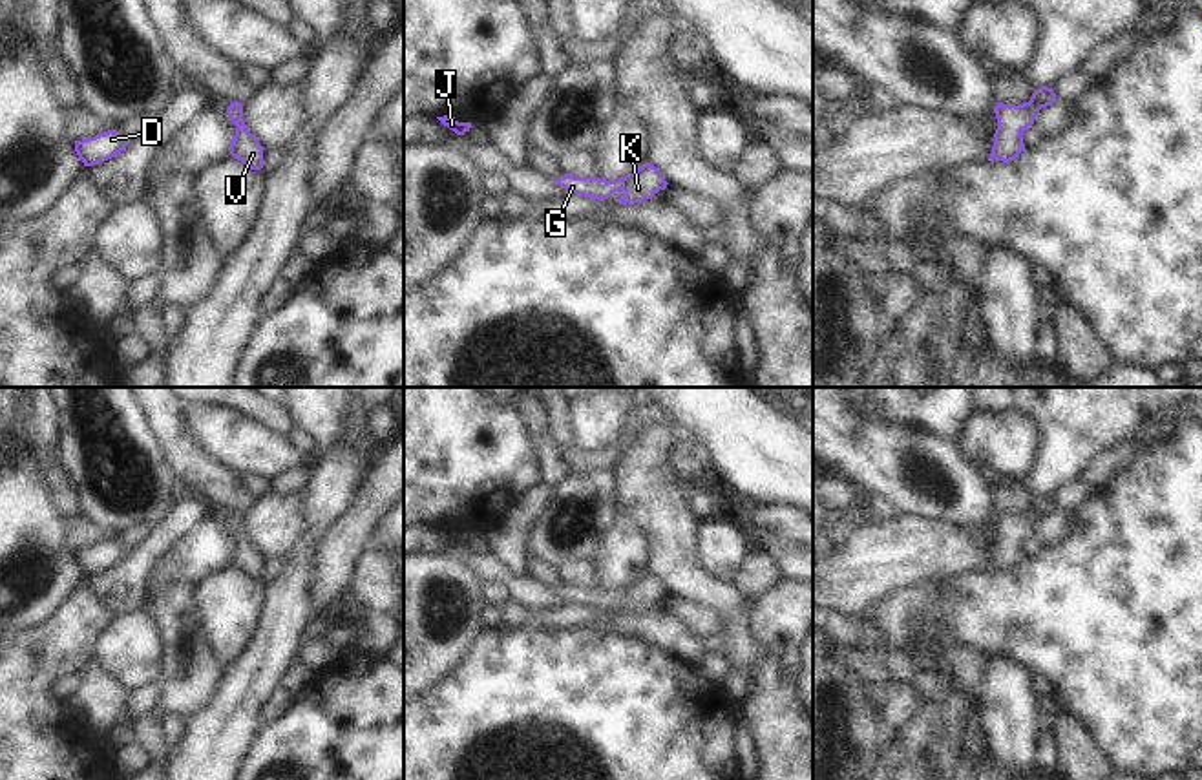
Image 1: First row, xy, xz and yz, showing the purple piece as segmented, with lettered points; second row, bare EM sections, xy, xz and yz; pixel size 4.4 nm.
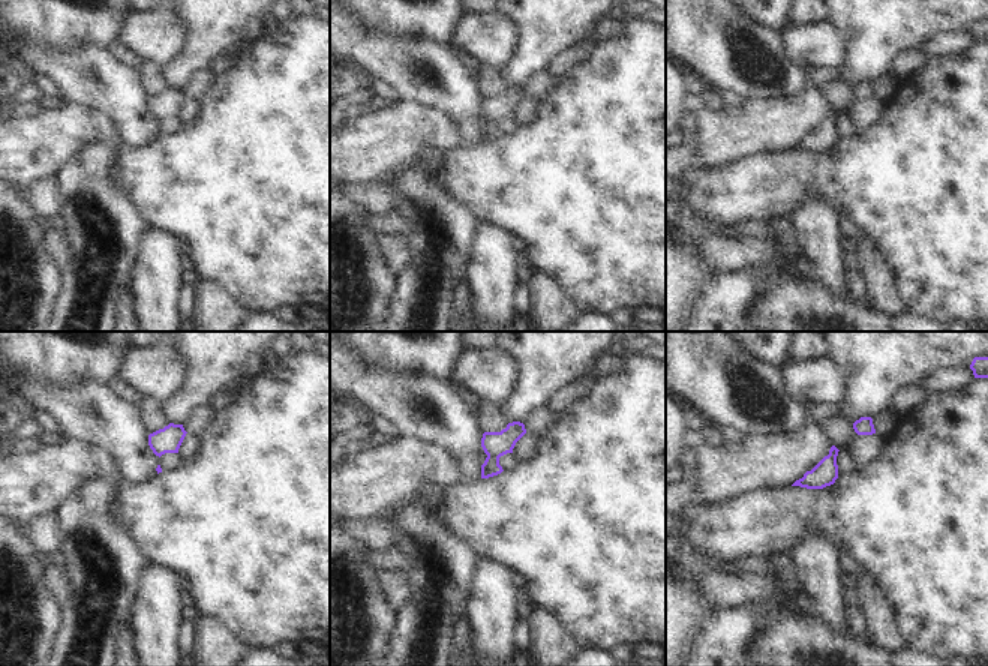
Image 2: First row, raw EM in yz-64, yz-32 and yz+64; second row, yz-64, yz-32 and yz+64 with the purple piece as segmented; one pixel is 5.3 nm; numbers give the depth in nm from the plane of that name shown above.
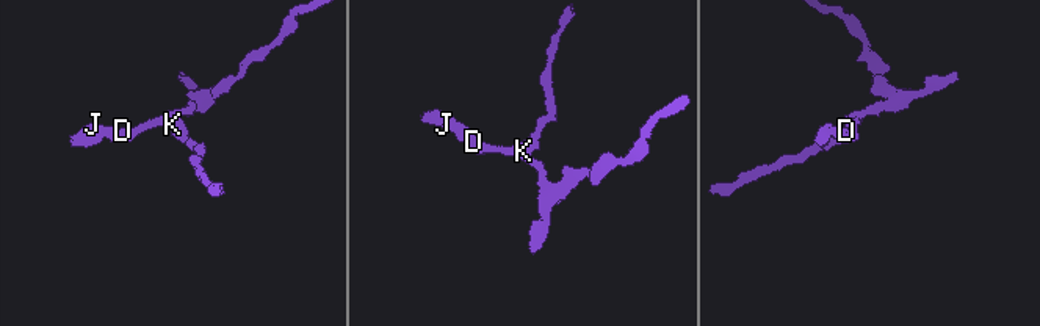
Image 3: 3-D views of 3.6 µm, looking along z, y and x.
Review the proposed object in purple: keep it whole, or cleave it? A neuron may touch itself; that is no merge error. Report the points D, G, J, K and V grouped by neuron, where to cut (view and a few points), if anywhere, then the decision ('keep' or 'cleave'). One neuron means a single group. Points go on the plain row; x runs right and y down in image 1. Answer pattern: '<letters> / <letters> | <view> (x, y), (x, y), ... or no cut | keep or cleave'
D G J K V | no cut | keep

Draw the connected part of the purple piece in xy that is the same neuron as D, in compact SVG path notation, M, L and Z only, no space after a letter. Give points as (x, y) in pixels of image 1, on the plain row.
M108 539L95 546L75 550L75 561L84 575L93 575L124 561L130 552L117 539Z

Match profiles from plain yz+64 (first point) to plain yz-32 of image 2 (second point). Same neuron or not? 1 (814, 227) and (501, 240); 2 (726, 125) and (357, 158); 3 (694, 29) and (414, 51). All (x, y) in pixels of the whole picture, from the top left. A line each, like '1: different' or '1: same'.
1: same
2: same
3: same

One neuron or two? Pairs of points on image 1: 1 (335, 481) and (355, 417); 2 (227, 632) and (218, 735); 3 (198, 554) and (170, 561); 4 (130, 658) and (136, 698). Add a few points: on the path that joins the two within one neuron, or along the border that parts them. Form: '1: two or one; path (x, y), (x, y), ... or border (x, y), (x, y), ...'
1: one; path (344, 464), (355, 446), (355, 433)
2: two; border (254, 629), (245, 649), (227, 667)
3: one; path (190, 559), (178, 561)
4: two; border (156, 684), (130, 691)

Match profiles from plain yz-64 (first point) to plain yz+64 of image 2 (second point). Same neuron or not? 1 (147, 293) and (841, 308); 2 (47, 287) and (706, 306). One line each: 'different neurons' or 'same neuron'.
1: different neurons
2: different neurons

